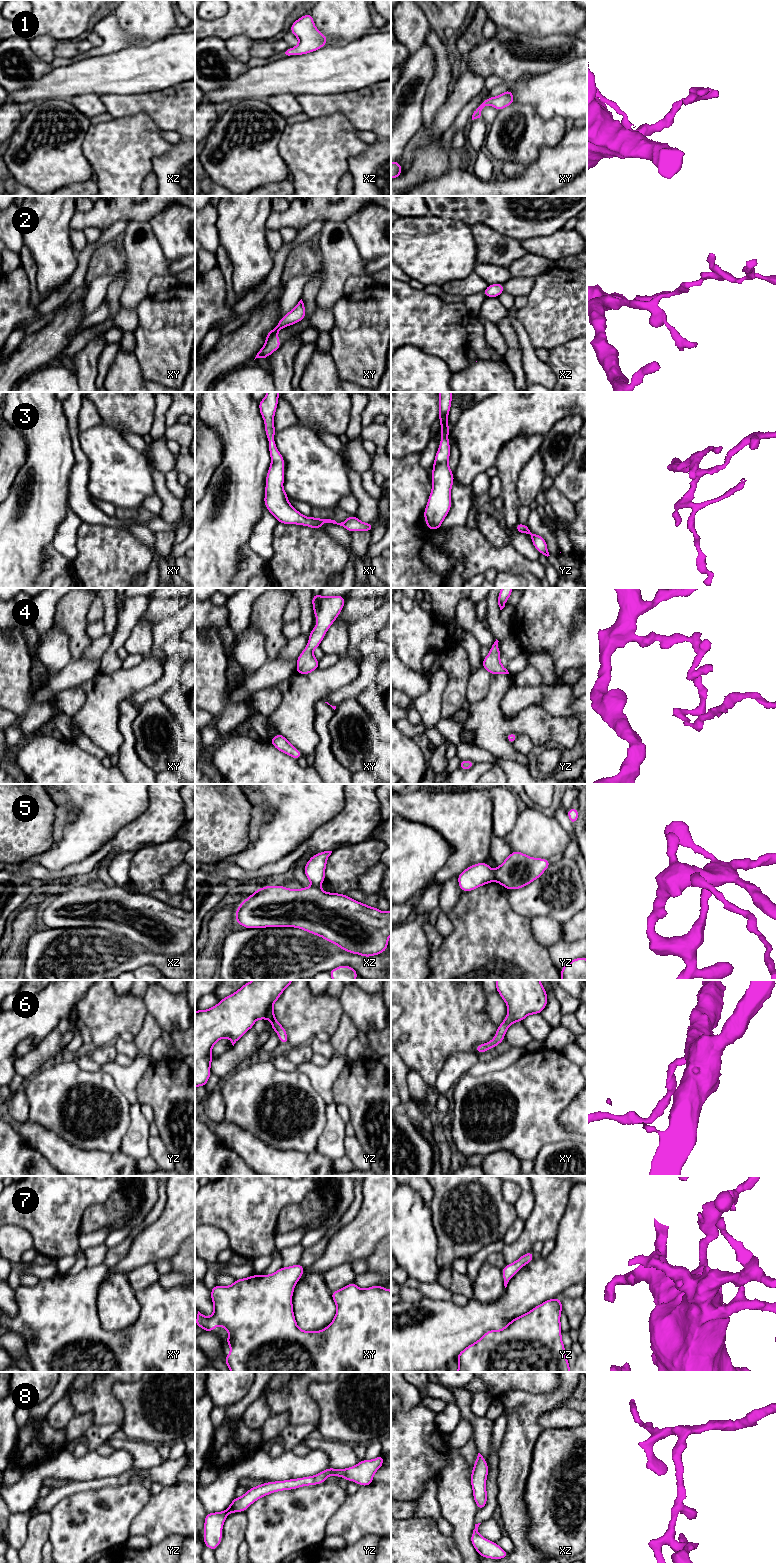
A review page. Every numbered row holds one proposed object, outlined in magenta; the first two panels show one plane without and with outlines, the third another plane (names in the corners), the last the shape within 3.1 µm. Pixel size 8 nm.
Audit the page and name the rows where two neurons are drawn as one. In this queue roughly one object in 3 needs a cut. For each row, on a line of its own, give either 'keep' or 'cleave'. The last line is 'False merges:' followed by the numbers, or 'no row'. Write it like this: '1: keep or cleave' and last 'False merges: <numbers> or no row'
1: keep
2: keep
3: keep
4: keep
5: cleave
6: keep
7: keep
8: keep
False merges: 5

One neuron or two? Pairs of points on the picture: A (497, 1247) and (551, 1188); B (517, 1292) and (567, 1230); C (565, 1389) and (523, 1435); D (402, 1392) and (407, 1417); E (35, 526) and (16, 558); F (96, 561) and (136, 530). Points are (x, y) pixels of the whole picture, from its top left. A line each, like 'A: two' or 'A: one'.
A: two
B: one
C: one
D: two
E: one
F: two

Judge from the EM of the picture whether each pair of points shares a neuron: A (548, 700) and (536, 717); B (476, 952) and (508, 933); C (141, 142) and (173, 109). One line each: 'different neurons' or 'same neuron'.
A: different neurons
B: same neuron
C: different neurons

